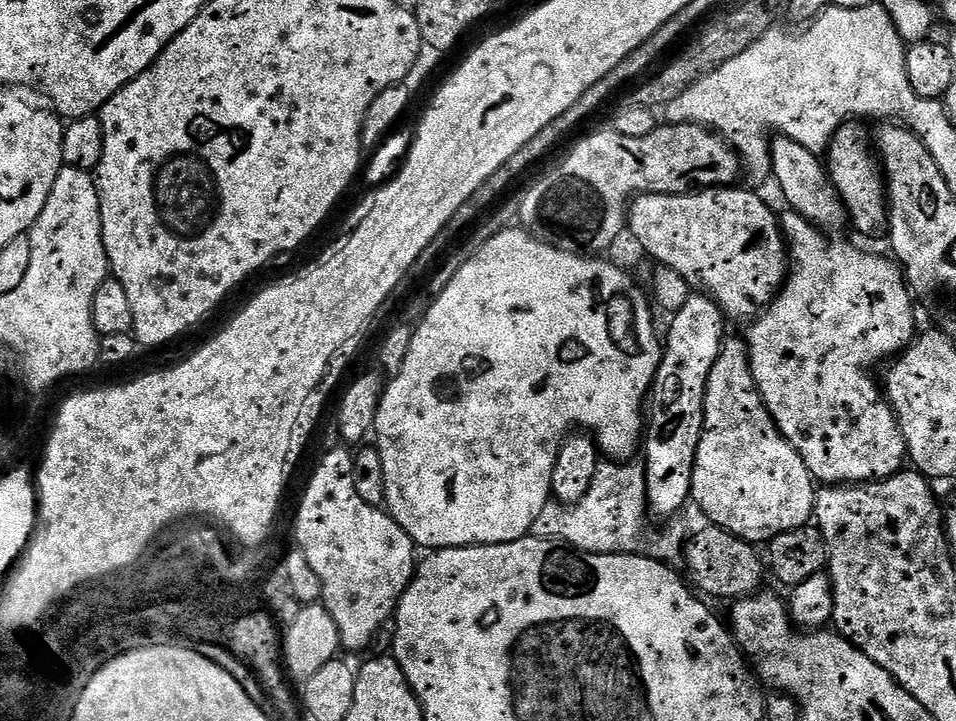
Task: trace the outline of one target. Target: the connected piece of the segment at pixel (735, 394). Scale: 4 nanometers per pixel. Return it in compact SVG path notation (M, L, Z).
M725 339L706 386L704 433L696 455L691 503L704 511L709 525L724 528L753 546L764 546L769 540L778 538L778 534L805 527L813 519L817 495L818 488L810 470L806 470L806 462L802 462L798 450L794 450L776 429L772 415L756 389L752 365L748 362L747 343L743 339Z

